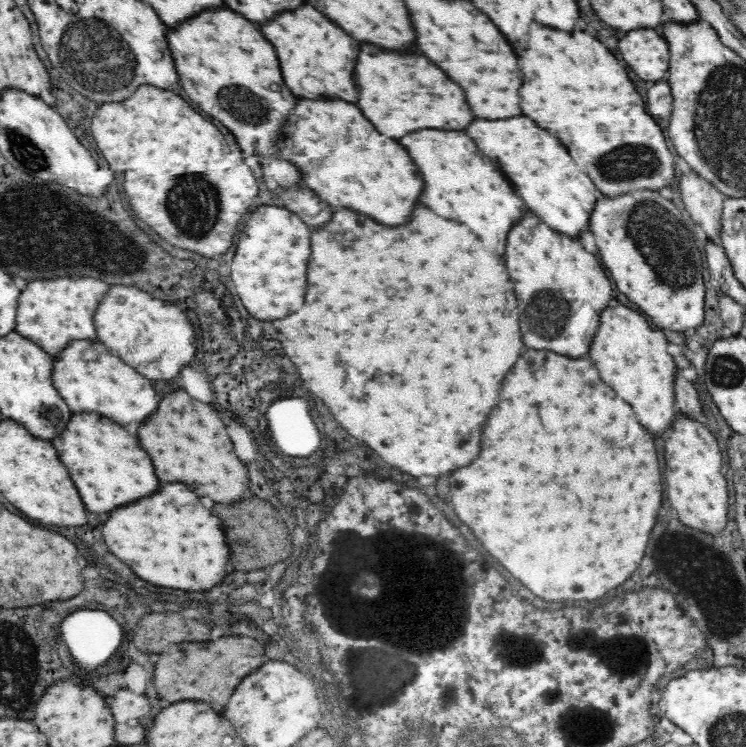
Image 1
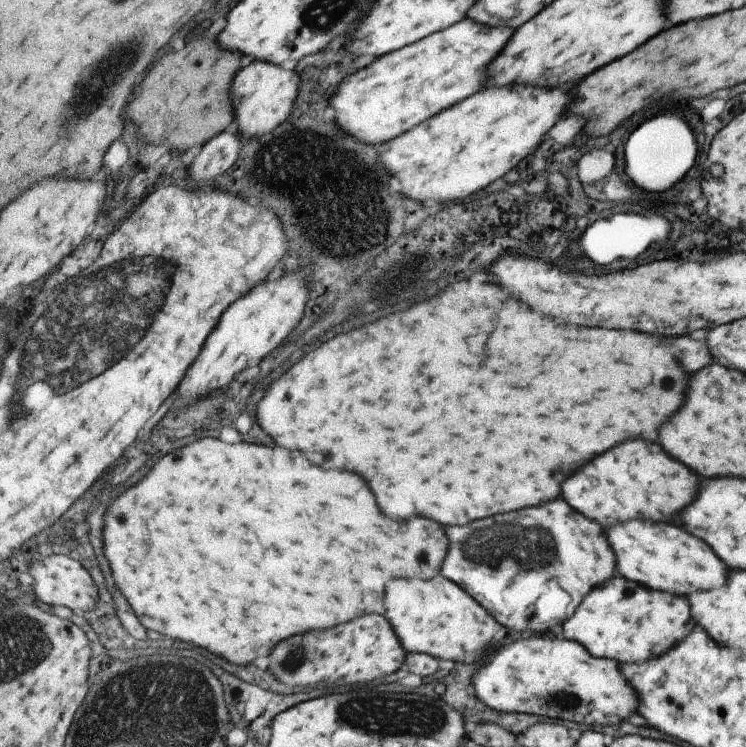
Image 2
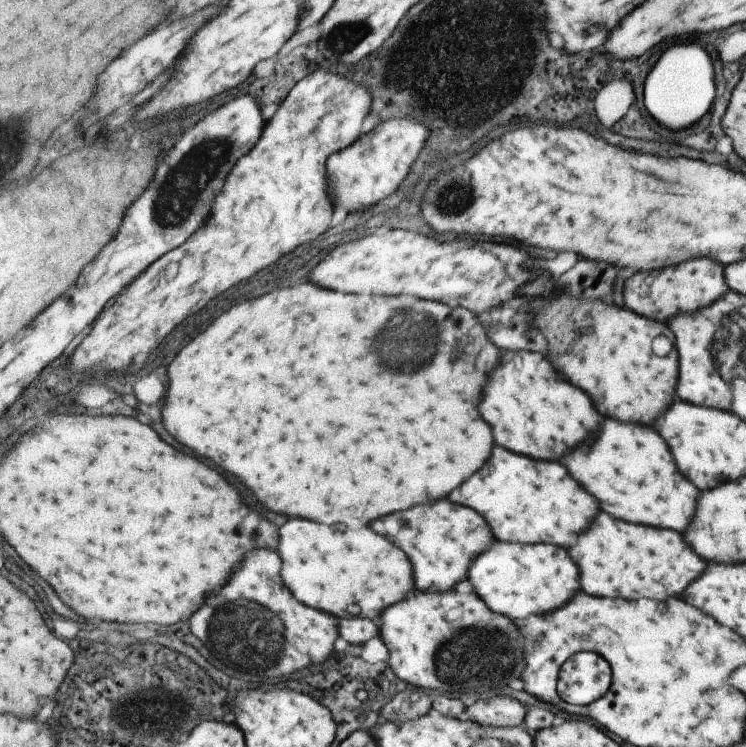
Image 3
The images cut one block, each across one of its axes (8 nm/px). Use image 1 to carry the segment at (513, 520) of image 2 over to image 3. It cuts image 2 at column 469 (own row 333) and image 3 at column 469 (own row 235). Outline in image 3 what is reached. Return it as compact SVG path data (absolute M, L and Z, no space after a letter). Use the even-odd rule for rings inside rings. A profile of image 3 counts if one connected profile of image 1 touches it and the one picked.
M437 500L433 504L419 504L405 512L395 512L371 524L375 532L389 536L409 556L416 574L416 586L421 592L449 592L455 585L469 578L469 568L485 550L495 544L493 528L471 507L453 504L451 500Z

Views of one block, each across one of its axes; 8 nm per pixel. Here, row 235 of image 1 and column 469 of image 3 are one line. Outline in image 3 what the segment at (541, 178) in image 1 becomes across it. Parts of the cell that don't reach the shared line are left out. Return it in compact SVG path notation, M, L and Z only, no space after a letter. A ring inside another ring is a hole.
M496 540L489 550L477 556L473 566L469 568L468 580L490 609L512 617L517 622L527 620L531 615L545 616L560 611L565 608L565 604L572 603L571 598L581 590L577 564L569 558L565 548L555 544L506 543Z

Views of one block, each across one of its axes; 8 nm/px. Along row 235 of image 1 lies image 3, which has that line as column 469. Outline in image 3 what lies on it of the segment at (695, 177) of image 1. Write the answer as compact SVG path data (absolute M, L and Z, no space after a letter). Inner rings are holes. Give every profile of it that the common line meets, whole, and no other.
M502 694L476 701L467 707L467 712L459 719L490 727L519 727L521 722L525 722L528 709L519 700Z

